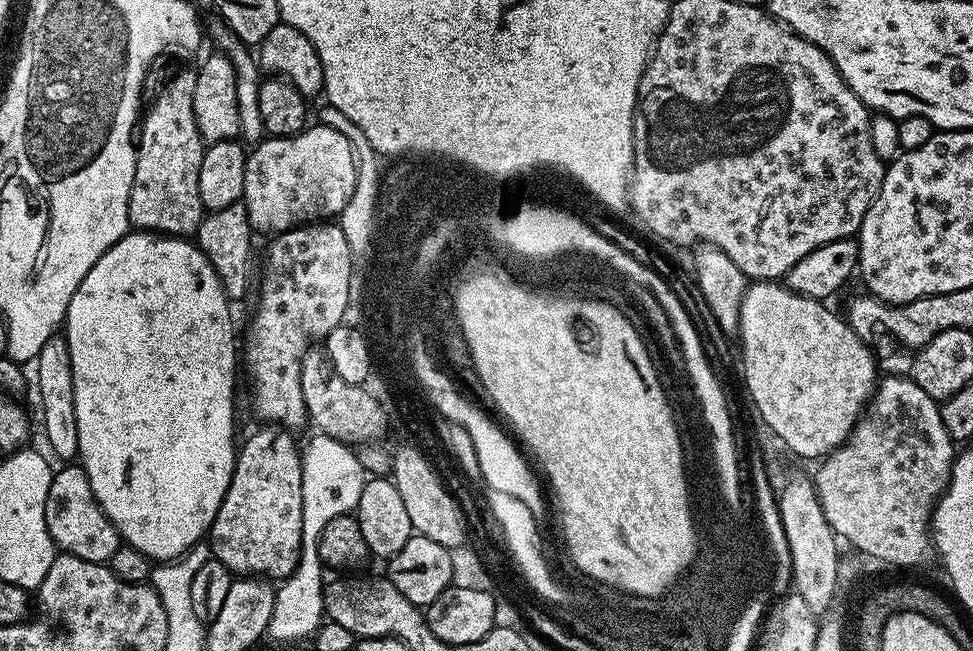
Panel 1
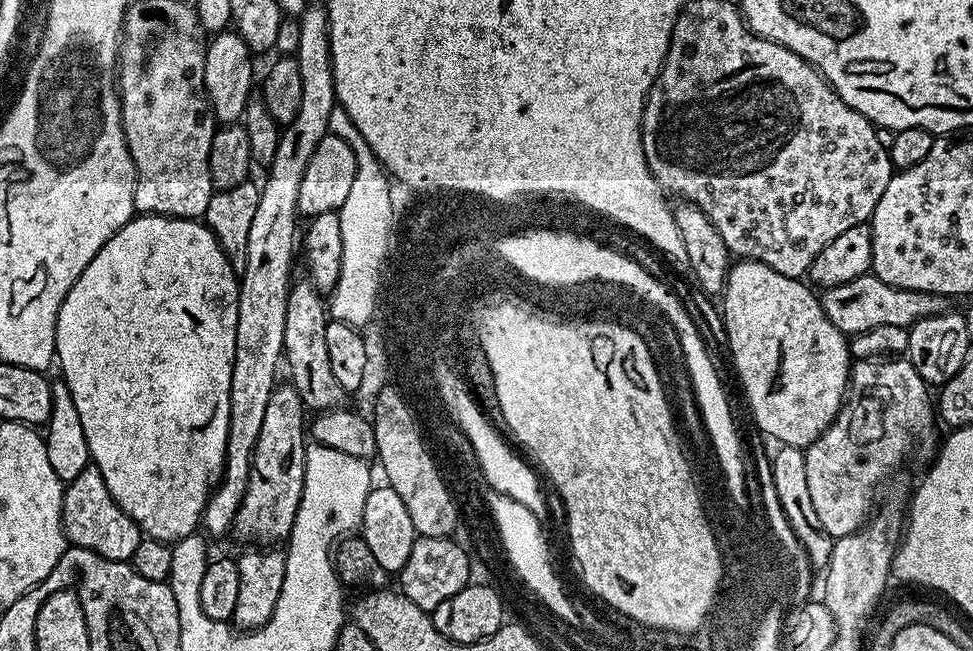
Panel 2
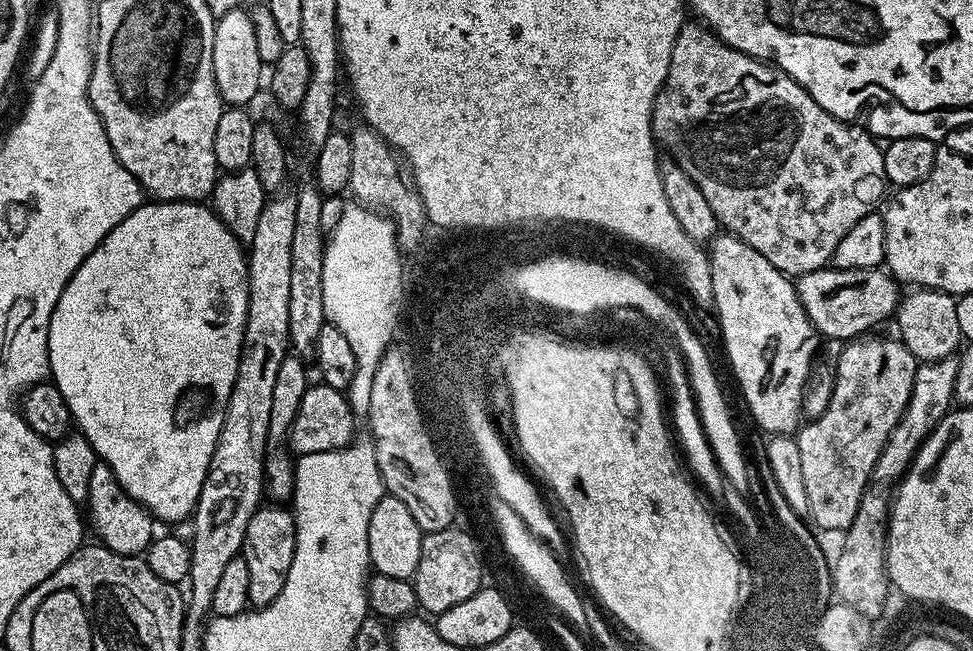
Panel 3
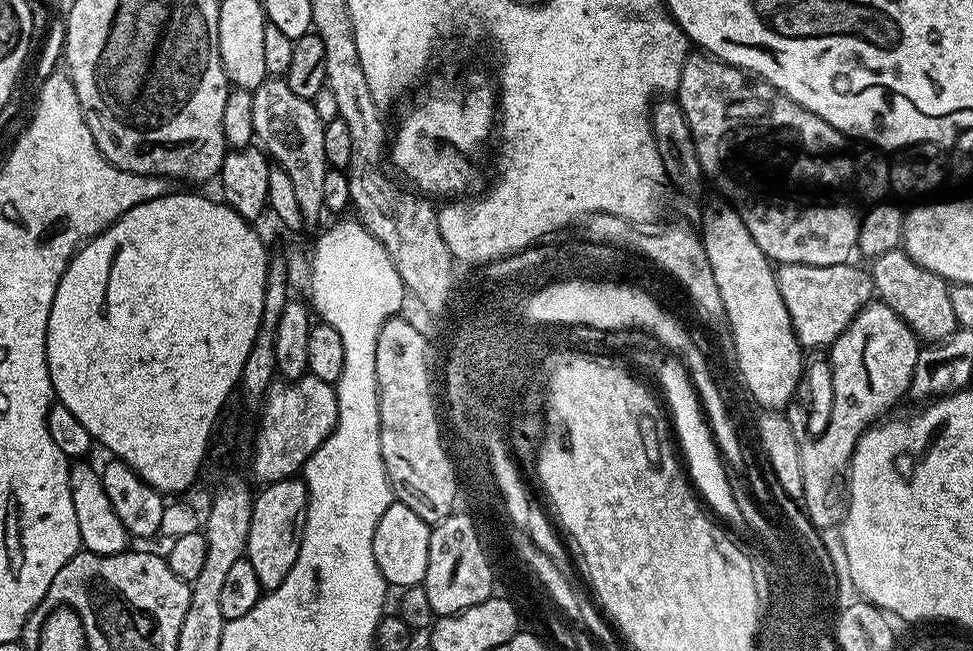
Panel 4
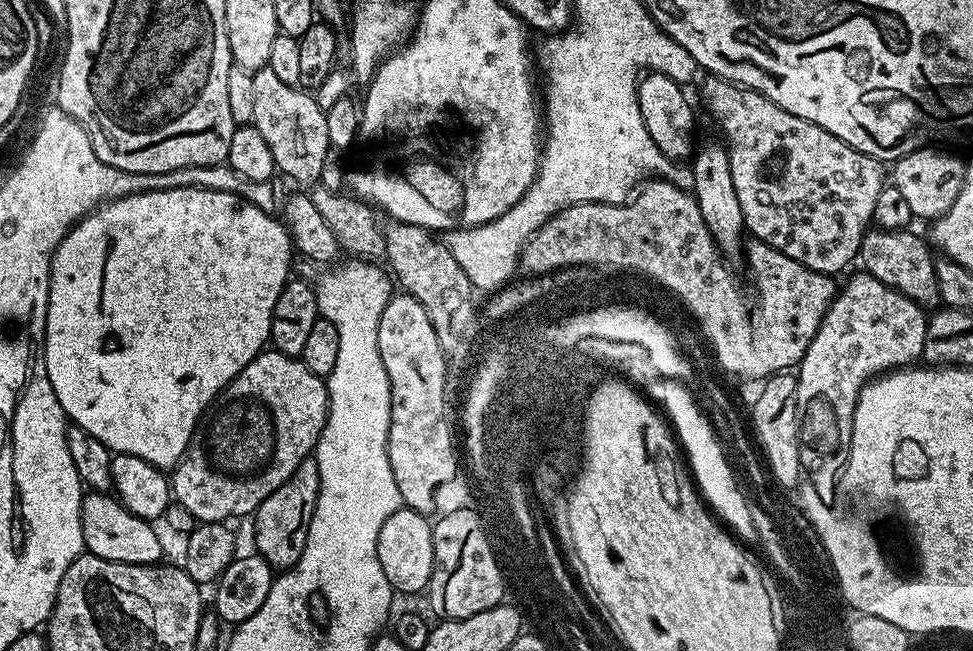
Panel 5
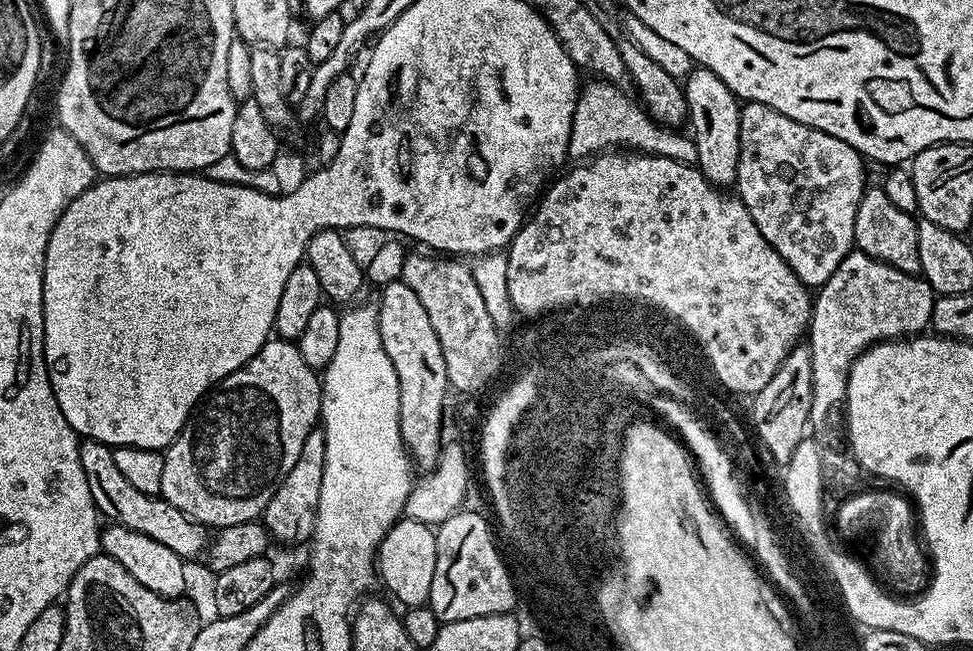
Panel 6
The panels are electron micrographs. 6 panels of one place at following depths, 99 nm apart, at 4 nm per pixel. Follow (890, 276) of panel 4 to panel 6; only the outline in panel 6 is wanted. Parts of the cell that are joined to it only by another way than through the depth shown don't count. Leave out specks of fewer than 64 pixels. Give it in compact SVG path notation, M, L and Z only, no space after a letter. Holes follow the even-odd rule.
M865 187L862 200L858 202L858 214L854 214L855 247L878 262L886 262L886 266L894 266L894 270L917 275L920 270L917 223L913 213L898 210L898 206L886 198L883 187Z

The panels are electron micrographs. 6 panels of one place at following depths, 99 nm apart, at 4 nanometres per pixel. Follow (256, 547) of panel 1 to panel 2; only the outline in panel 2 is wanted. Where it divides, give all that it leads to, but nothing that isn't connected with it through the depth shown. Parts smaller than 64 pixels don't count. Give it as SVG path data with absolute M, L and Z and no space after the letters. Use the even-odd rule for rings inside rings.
M291 382L277 383L270 394L270 402L266 402L266 415L262 417L262 430L258 434L258 442L254 446L250 478L246 486L246 494L242 498L242 506L238 506L238 514L234 525L235 535L240 535L244 540L252 540L256 546L272 546L280 540L287 541L292 532L294 518L298 514L298 502L302 498L304 485L304 467L306 458L306 409L302 398L298 398L298 390Z

